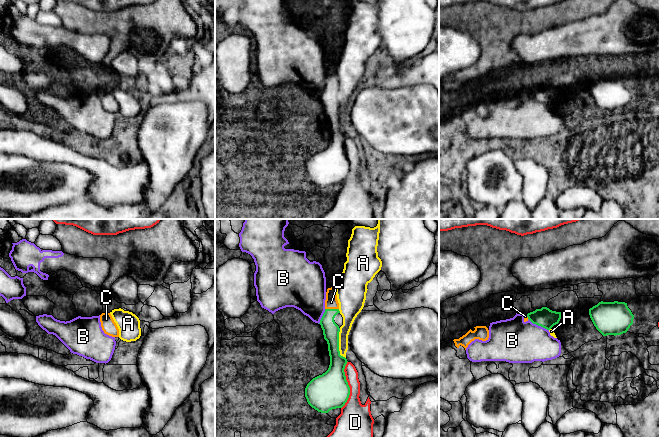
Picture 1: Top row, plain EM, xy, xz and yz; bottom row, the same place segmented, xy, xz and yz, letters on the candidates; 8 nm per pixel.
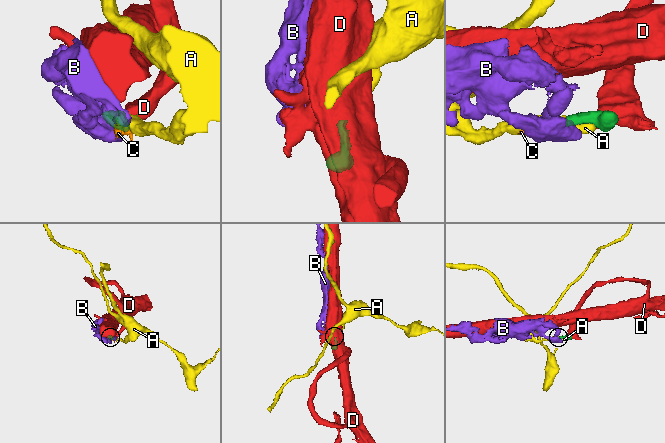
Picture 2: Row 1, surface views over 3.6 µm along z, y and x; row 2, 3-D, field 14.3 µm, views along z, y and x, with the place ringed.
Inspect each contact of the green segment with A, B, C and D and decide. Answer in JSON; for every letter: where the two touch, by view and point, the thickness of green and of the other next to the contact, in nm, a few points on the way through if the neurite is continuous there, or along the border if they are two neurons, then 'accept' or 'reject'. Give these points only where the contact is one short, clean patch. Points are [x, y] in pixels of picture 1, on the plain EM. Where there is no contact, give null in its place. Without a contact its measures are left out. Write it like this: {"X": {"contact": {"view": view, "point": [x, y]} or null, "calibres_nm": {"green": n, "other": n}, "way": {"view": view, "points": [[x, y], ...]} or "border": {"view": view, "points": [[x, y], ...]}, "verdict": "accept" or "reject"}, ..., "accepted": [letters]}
{"A": {"contact": {"view": "xz", "point": [338, 120]}, "calibres_nm": {"green": 160, "other": 110}, "border": {"view": "xz", "points": [[340, 104], [339, 129], [345, 134]]}, "verdict": "reject"}, "B": {"contact": {"view": "yz", "point": [538, 101]}, "calibres_nm": {"green": 160, "other": 360}, "border": {"view": "yz", "points": [[528, 94], [533, 99], [548, 106]]}, "verdict": "reject"}, "C": {"contact": {"view": "xz", "point": [332, 85]}, "calibres_nm": {"green": 130, "other": 110}, "verdict": "accept"}, "D": {"contact": {"view": "xz", "point": [348, 161]}, "calibres_nm": {"green": 300, "other": 220}, "border": {"view": "xz", "points": [[347, 137], [344, 151], [349, 163], [349, 173], [341, 184]]}, "verdict": "reject"}, "accepted": ["C"]}

